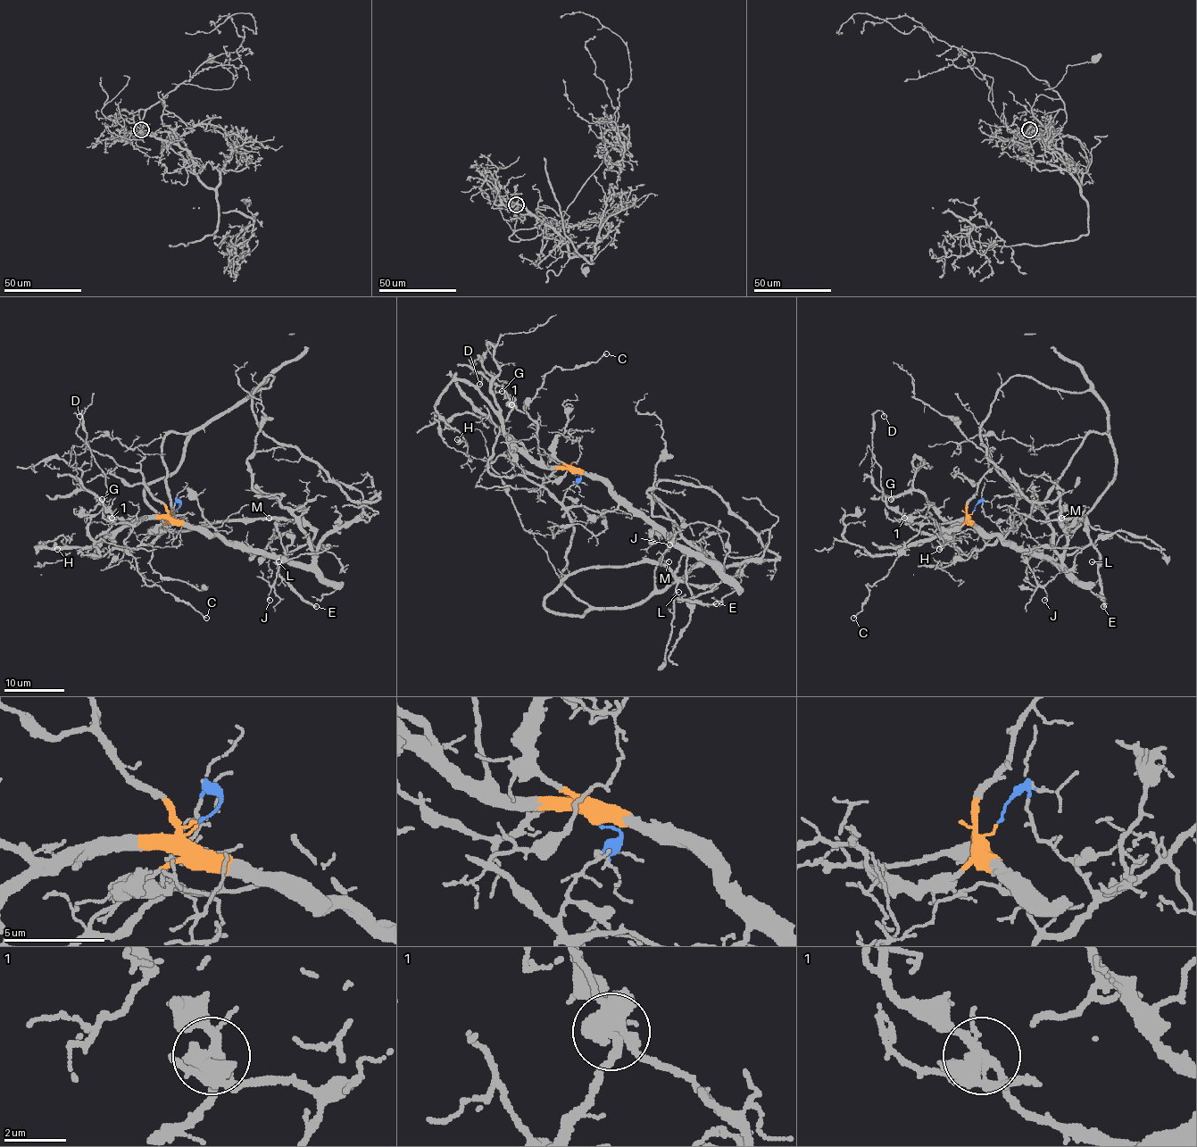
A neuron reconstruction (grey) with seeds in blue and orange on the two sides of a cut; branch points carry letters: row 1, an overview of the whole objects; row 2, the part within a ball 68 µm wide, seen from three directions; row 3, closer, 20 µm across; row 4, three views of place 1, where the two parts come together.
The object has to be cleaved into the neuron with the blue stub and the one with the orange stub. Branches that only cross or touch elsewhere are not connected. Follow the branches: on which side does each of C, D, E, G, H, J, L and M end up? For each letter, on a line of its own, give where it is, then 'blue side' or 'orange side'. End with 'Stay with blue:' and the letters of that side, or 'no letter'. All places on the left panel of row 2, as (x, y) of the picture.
C: place (206, 618); orange side
D: place (79, 416); blue side
E: place (316, 606); blue side
G: place (102, 499); blue side
H: place (57, 549); orange side
J: place (270, 600); blue side
L: place (278, 561); blue side
M: place (269, 518); blue side
Stay with blue: D, E, G, J, L, M

